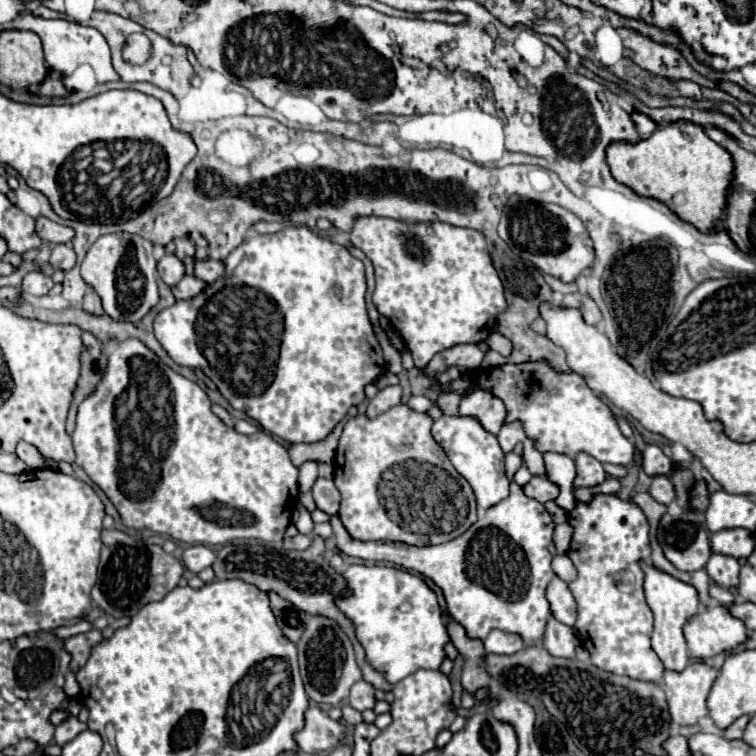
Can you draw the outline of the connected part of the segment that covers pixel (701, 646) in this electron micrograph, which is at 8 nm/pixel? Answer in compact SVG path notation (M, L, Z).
M725 606L703 608L687 622L685 640L691 658L707 660L741 646L747 640L747 628Z

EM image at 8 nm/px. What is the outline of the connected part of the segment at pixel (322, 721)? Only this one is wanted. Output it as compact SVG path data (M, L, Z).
M311 706L305 714L305 728L297 734L299 748L307 754L321 754L337 748L347 738L347 728L327 716L319 706Z

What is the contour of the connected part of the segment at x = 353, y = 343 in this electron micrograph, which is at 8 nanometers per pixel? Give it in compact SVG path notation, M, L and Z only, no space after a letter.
M289 226L287 230L275 232L275 234L257 234L247 238L239 248L235 248L227 260L225 260L225 278L219 278L215 284L209 284L203 294L189 302L175 302L171 308L165 308L163 312L157 314L153 328L155 328L155 338L159 344L167 350L169 358L181 366L201 370L205 376L209 376L219 392L229 400L229 404L235 410L243 410L249 418L259 422L259 426L289 444L301 444L301 442L319 442L325 440L331 430L347 416L351 406L359 406L365 400L365 386L373 384L379 374L385 372L385 360L381 346L375 338L371 320L367 316L367 306L365 306L365 294L367 294L367 278L365 278L365 266L361 260L357 260L345 246L321 238L309 228L295 228Z

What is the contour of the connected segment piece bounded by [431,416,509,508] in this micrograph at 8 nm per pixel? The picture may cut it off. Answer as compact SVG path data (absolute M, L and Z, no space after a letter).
M441 416L433 422L433 438L445 450L447 458L455 470L471 484L477 504L489 508L509 496L509 478L505 476L505 458L499 448L499 442L493 434L483 430L483 426L469 416Z

